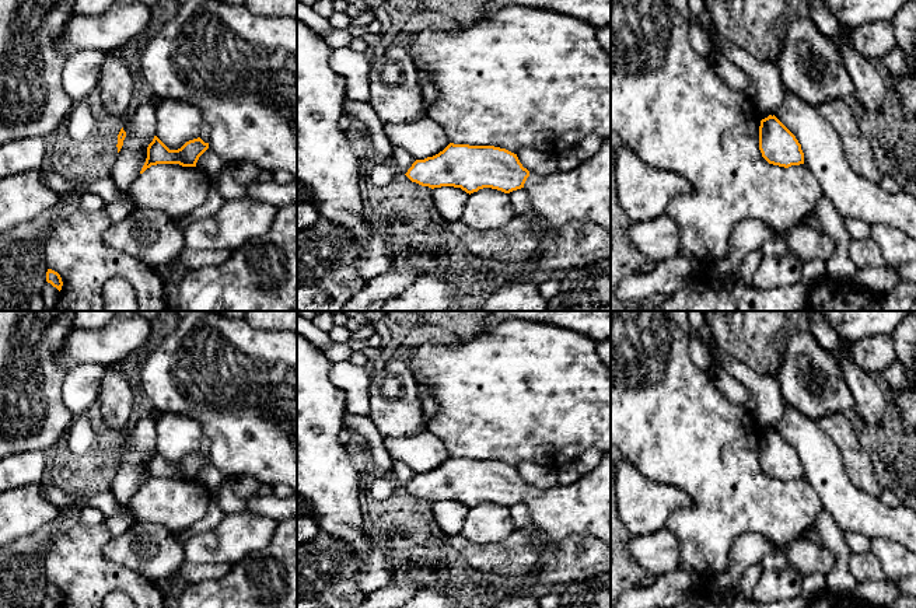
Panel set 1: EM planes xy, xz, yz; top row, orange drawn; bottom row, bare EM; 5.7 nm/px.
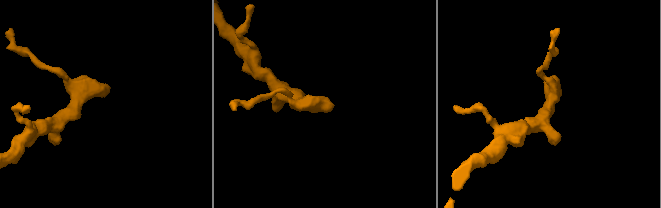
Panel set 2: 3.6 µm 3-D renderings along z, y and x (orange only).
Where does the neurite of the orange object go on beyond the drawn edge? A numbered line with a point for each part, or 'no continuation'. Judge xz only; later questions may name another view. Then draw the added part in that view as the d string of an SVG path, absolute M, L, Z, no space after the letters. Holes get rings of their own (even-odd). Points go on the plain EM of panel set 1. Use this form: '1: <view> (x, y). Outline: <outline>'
1: xz (583, 507). Outline: M611 450L597 468L570 485L556 483L549 489L529 486L524 503L543 548L573 535L611 545Z

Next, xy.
1: xy (240, 383). Outline: M189 311L178 319L178 325L162 343L148 353L137 384L141 387L153 409L160 413L176 413L197 420L203 434L211 440L209 462L218 468L227 479L249 475L258 482L272 486L283 483L297 495L297 336L289 331L263 331L249 325L245 318L225 318L213 311Z

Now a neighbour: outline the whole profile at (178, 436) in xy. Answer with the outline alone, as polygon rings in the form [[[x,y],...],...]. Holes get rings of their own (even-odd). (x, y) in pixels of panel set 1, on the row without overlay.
[[[161,413],[157,420],[155,450],[169,462],[200,451],[203,430],[197,420],[176,413]]]

